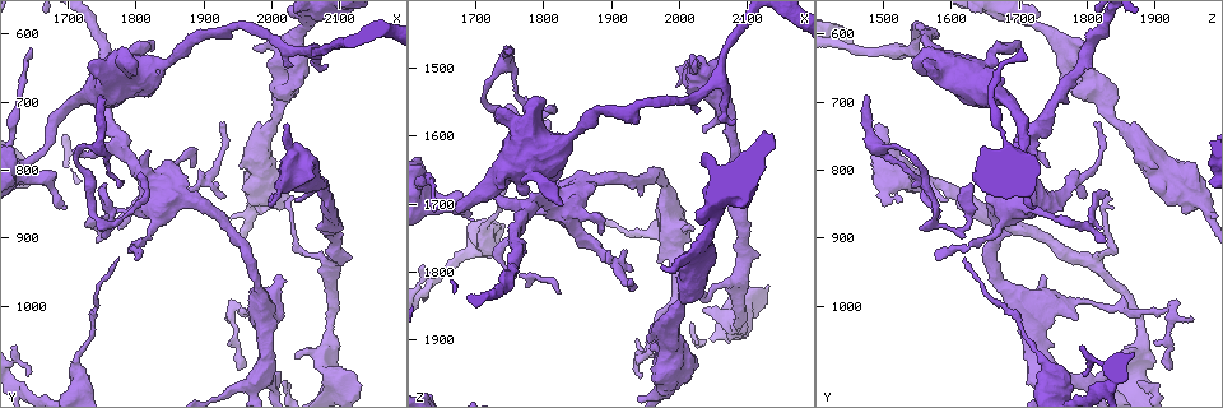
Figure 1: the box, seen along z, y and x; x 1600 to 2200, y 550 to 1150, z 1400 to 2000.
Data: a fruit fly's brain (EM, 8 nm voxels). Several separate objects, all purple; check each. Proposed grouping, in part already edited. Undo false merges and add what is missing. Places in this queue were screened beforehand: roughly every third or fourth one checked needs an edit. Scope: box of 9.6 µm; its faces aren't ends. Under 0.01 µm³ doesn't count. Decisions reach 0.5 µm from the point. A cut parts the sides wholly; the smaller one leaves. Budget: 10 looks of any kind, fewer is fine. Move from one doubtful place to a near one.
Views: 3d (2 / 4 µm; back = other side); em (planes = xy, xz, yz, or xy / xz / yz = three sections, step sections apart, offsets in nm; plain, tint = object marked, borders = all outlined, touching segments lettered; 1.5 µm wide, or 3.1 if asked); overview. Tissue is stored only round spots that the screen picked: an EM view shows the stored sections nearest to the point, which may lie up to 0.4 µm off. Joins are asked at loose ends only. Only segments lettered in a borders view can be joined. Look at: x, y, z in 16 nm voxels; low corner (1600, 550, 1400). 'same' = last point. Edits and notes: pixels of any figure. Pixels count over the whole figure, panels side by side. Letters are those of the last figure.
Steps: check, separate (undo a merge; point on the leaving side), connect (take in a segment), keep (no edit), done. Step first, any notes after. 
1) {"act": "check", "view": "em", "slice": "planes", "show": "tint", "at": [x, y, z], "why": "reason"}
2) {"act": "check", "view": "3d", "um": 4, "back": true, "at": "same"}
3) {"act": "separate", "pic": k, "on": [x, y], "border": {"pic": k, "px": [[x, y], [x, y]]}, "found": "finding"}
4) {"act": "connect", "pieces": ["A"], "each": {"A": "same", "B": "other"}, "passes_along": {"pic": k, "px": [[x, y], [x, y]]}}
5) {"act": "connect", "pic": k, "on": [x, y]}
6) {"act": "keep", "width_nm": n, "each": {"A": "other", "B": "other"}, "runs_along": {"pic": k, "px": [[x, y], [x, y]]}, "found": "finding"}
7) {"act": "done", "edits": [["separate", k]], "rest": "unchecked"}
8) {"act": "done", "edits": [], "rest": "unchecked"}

{"act": "check", "view": "3d", "um": 4, "at": [2010, 1100, 1825], "why": "branch stops here"}

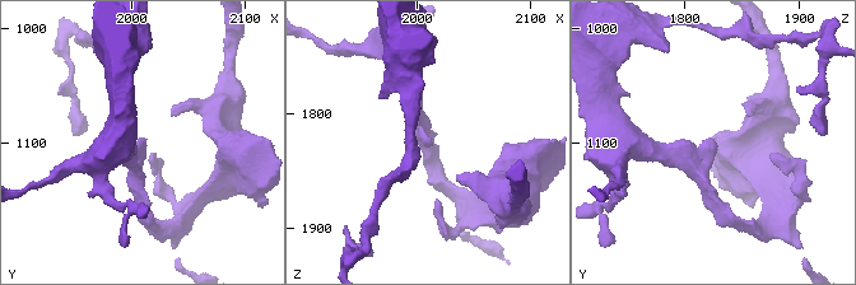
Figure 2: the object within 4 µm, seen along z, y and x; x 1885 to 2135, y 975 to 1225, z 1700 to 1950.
{"act": "check", "view": "em", "slice": "planes", "show": "borders", "at": [2010, 1096, 1824]}

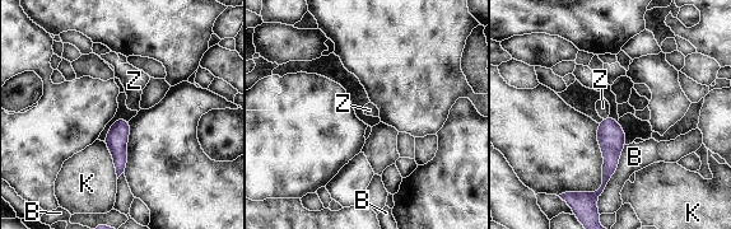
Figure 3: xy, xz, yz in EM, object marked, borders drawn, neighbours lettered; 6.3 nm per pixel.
{"act": "connect", "pieces": ["Z"], "width_nm": 140, "each": {"B": "other", "K": "other", "Z": "same"}, "passes_along": {"pic": 3, "px": [[611, 138], [605, 117], [603, 107]]}, "found": "it goes on there"}

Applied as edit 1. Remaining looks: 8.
{"act": "check", "view": "3d", "um": 2, "back": true, "at": [1820, 835, 1835], "why": "tapers out"}

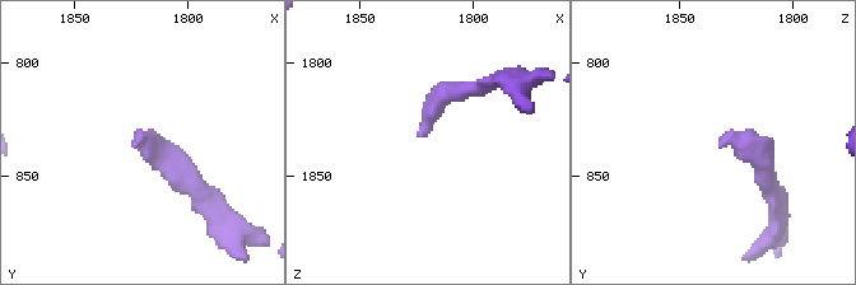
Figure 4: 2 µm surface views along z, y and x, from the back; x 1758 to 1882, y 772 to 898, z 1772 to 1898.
{"act": "check", "view": "em", "slice": "yz", "step": 8, "show": "tint", "at": [1823, 837, 1834]}

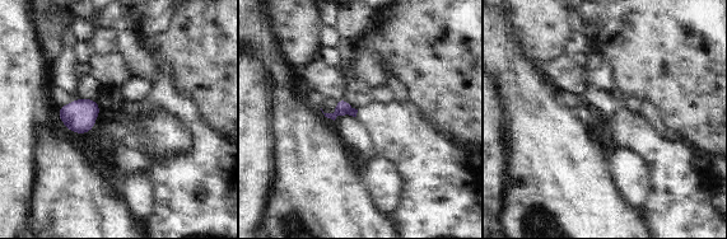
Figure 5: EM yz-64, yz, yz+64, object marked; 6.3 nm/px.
{"act": "check", "view": "em", "slice": "planes", "show": "borders", "at": "same"}

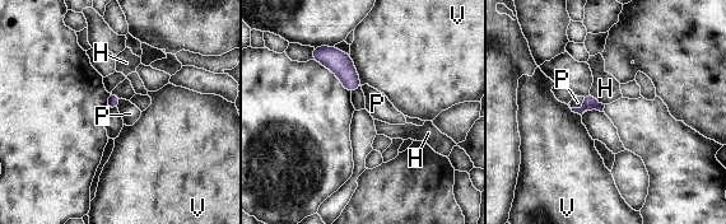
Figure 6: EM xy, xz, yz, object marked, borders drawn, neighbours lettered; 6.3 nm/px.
{"act": "keep", "each": {"H": "other", "P": "other", "V": "other"}, "border": {"pic": 6, "px": [[589, 92], [604, 104]]}, "found": "none of them fits"}

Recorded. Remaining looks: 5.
{"act": "check", "view": "3d", "um": 4, "at": [1750, 695, 1475], "why": "an open end"}

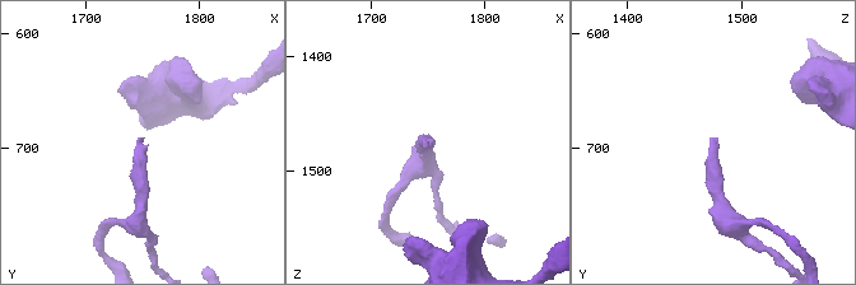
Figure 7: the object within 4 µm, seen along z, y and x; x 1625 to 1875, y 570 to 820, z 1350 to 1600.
{"act": "check", "view": "em", "slice": "planes", "show": "borders", "at": [1744, 690, 1474]}

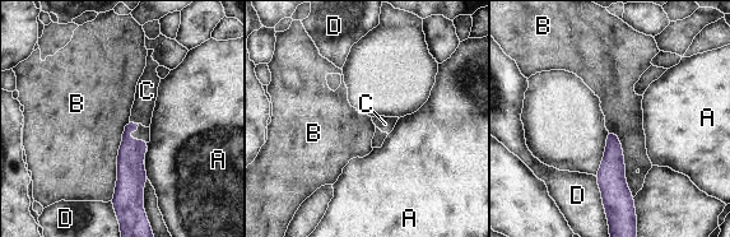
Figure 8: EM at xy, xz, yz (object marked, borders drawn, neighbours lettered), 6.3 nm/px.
{"act": "connect", "pieces": ["C"], "width_nm": 100, "each": {"A": "other", "B": "other", "C": "same", "D": "other"}, "found": "the neuron continues"}

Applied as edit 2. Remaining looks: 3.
{"act": "check", "view": "3d", "um": 4, "at": [1775, 925, 1620], "why": "long arm stops here"}

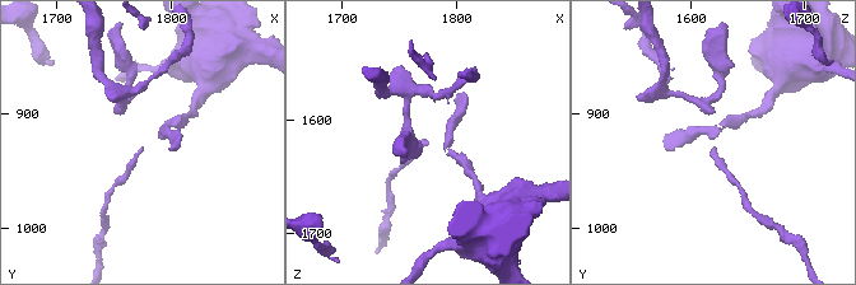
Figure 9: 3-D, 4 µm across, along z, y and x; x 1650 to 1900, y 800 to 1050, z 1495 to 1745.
{"act": "check", "view": "em", "slice": "planes", "show": "borders", "at": [1778, 930, 1620]}

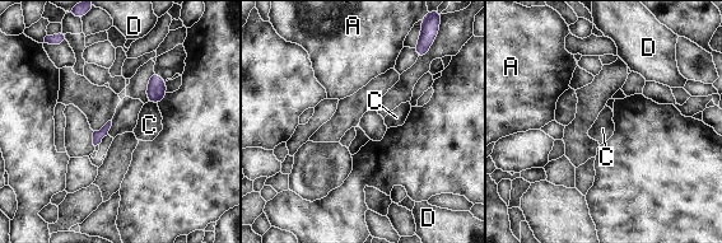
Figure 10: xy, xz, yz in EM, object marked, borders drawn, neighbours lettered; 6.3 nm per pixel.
{"act": "keep", "each": {"A": "other", "C": "other", "D": "other"}, "border": {"pic": 10, "px": [[148, 101], [157, 104]]}, "found": "none of them fits"}

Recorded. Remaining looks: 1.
{"act": "done", "edits": [["connect", 3], ["connect", 8]], "rest": "unchecked"}

